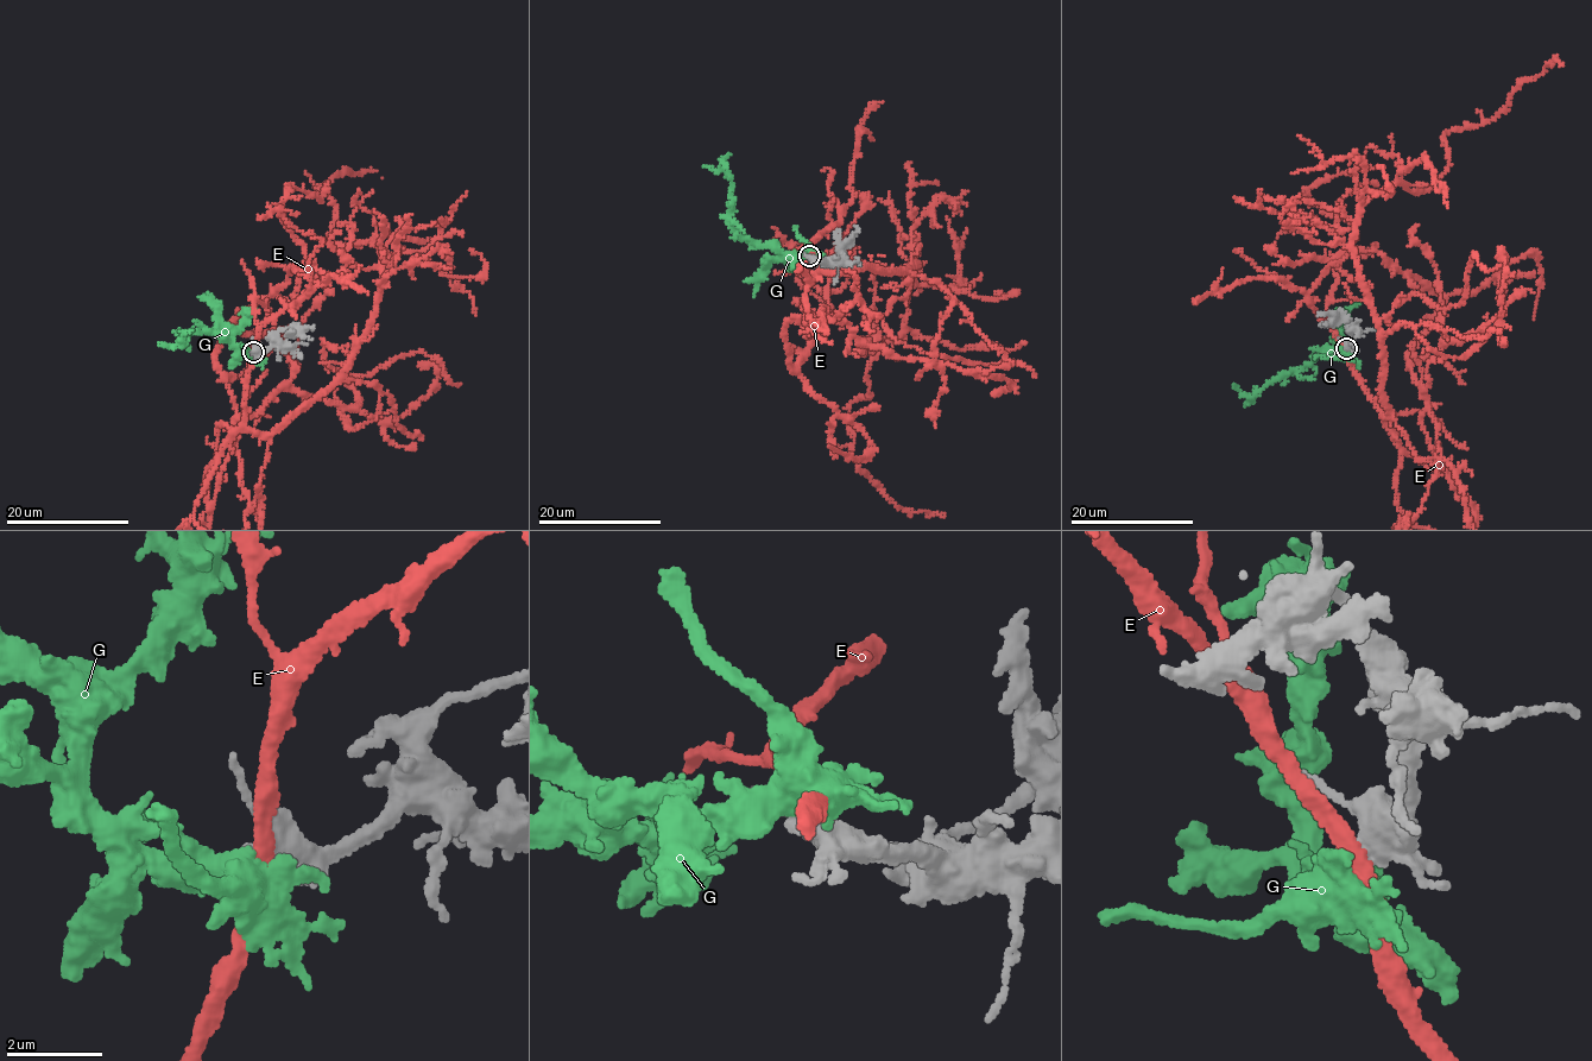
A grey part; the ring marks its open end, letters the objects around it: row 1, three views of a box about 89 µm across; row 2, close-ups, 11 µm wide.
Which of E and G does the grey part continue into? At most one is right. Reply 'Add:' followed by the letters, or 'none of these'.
Add: G

